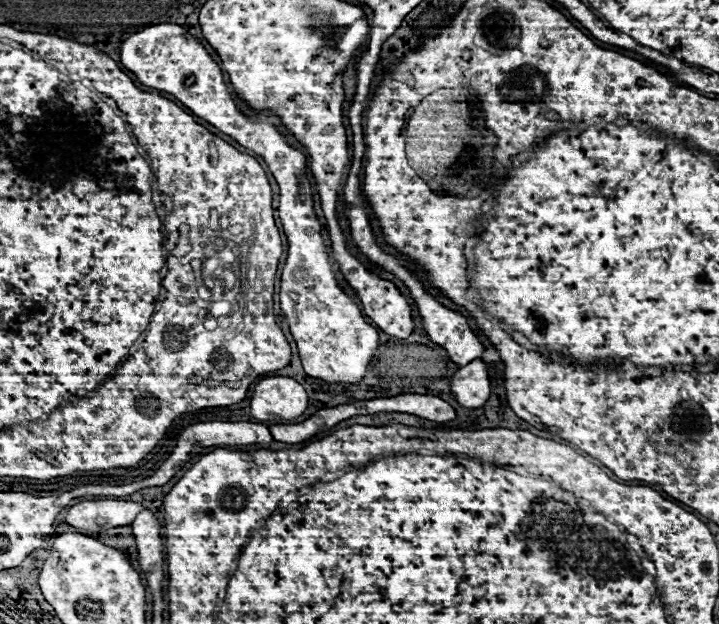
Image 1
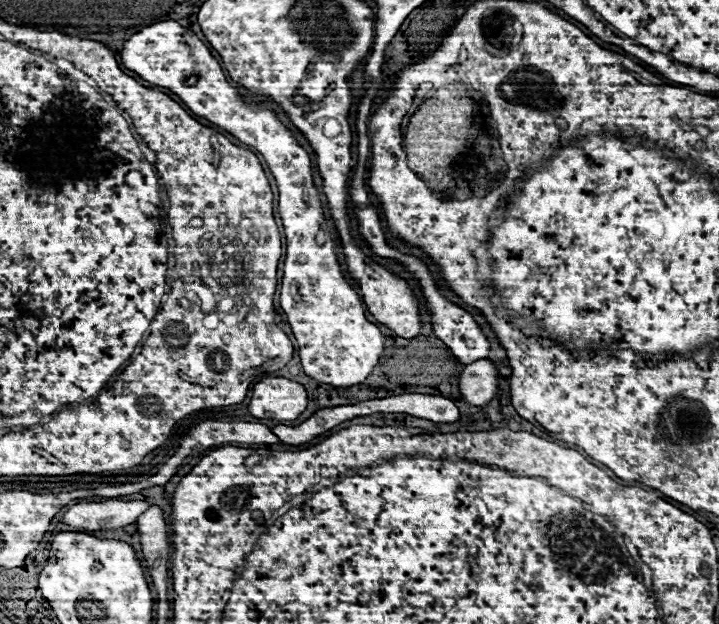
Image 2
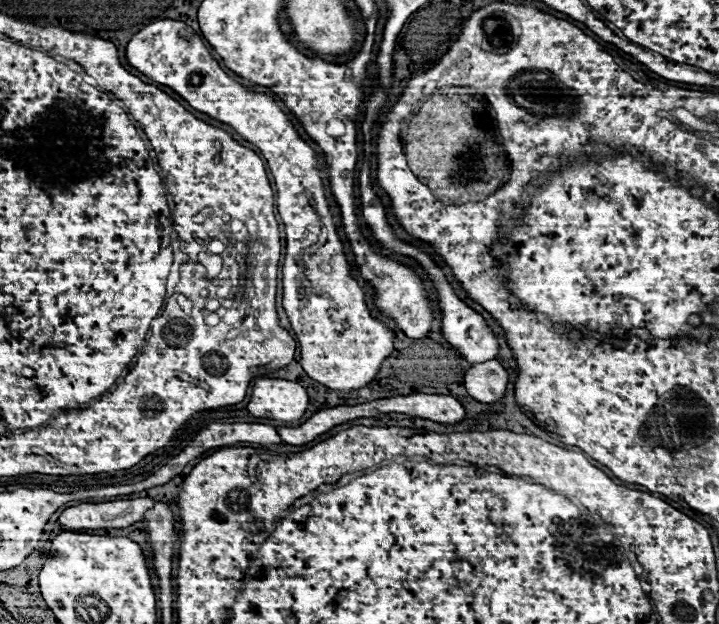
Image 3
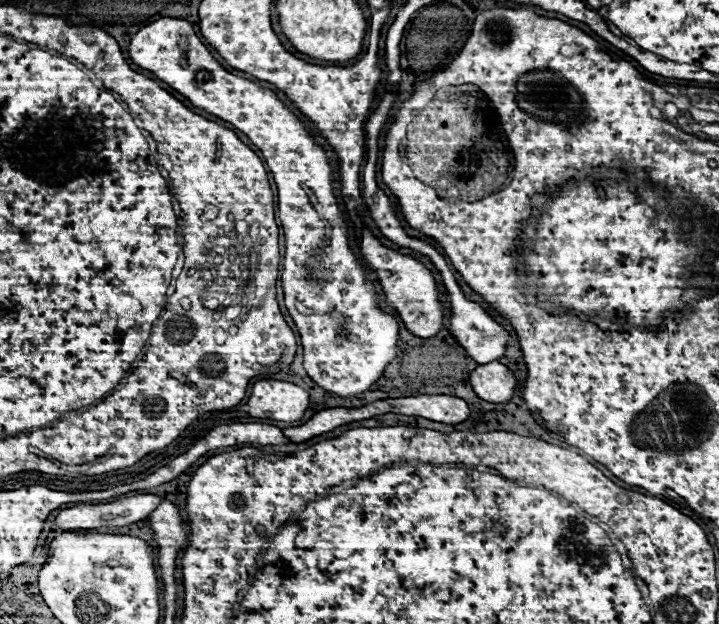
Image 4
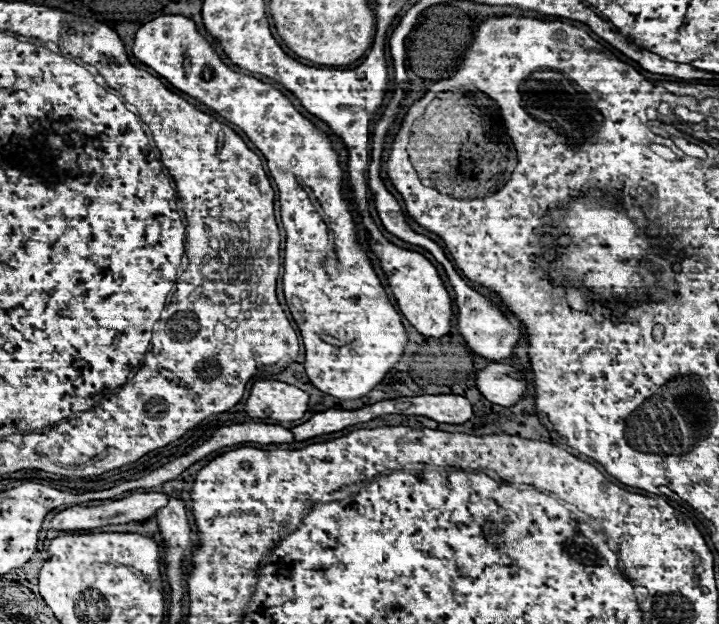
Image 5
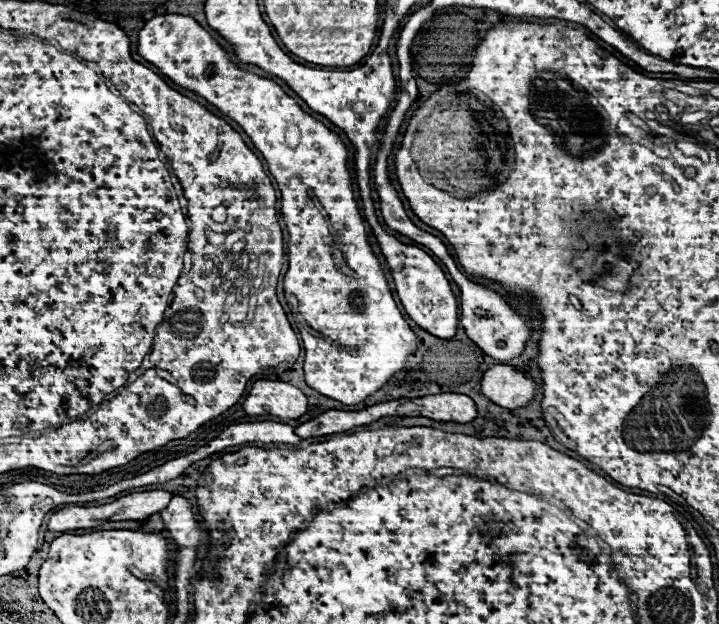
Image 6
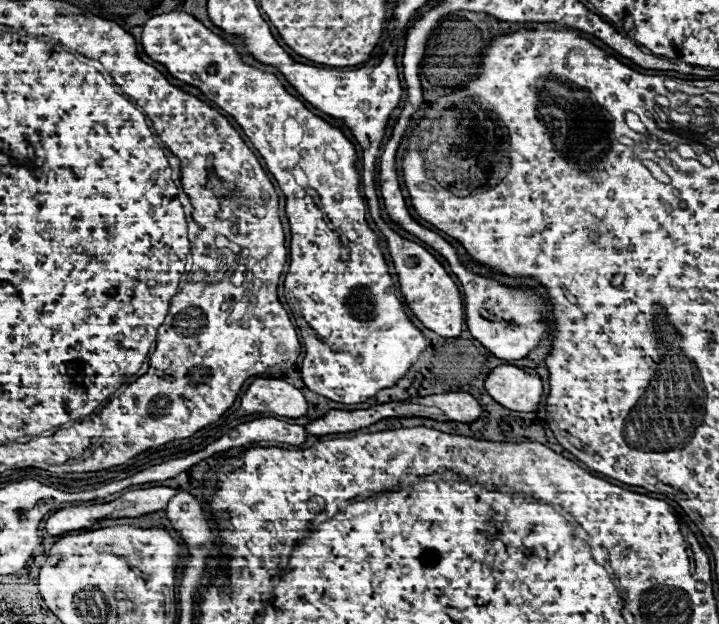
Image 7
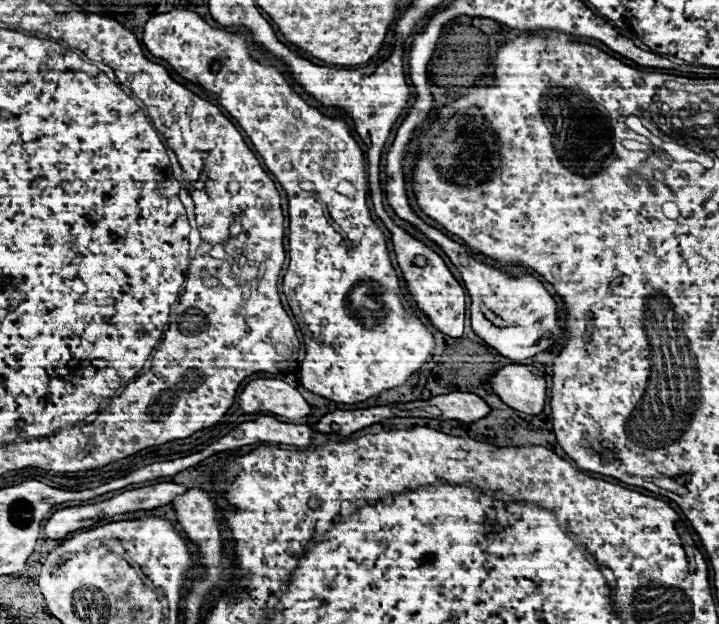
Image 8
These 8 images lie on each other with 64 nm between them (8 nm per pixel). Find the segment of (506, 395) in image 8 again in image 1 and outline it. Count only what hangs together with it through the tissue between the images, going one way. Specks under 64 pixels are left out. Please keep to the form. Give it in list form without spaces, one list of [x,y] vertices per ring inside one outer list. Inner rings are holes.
[[[476,358],[470,364],[462,366],[450,382],[450,392],[458,400],[458,404],[466,408],[482,408],[490,398],[490,378],[488,366]]]

